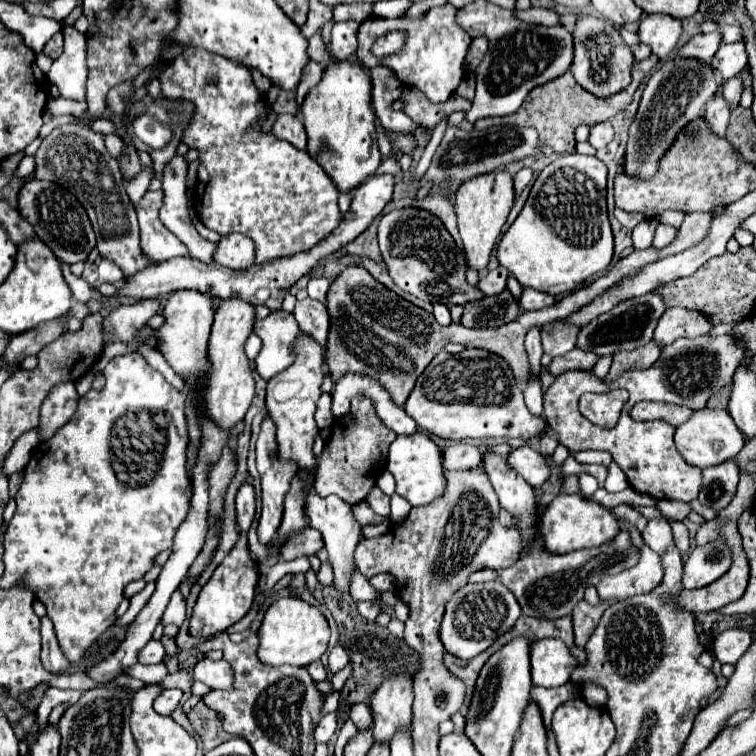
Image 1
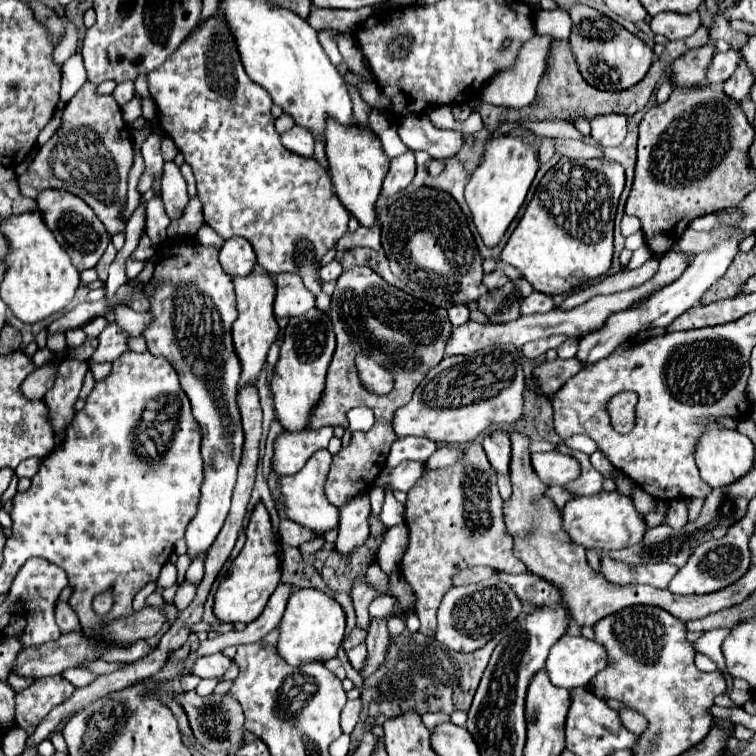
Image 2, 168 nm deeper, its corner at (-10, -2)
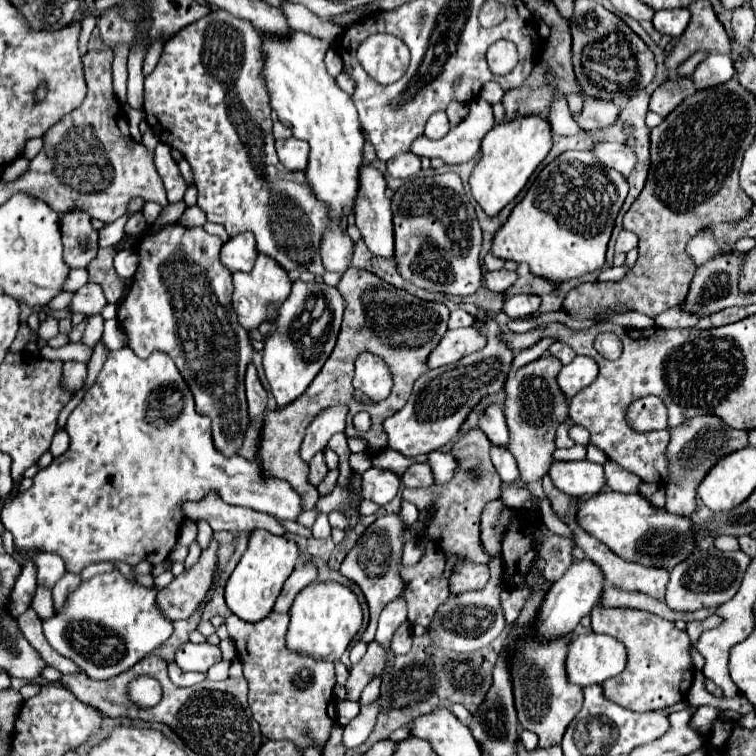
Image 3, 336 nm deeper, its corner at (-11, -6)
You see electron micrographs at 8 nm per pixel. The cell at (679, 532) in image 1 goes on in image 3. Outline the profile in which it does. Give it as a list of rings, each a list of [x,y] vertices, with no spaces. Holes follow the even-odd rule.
[[[711,415],[691,417],[691,421],[685,421],[683,425],[677,425],[675,429],[671,429],[671,441],[667,445],[667,459],[671,461],[671,469],[669,469],[671,485],[665,487],[667,489],[665,509],[669,513],[689,517],[695,511],[697,487],[703,481],[703,477],[709,473],[709,469],[725,455],[739,451],[747,445],[749,445],[747,431],[731,429],[731,427],[723,425],[723,421],[719,421],[719,417],[711,417]]]

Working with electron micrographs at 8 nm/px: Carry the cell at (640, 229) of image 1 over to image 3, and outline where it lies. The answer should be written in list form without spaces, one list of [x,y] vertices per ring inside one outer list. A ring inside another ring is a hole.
[[[611,267],[611,269],[603,269],[599,273],[599,281],[619,281],[621,277],[625,277],[629,273],[627,267]]]

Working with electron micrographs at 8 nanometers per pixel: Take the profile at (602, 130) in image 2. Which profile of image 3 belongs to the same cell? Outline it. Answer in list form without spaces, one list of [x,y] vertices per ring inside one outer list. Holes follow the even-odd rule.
[[[585,97],[583,109],[573,115],[577,125],[585,131],[597,131],[597,129],[607,129],[613,125],[613,121],[619,115],[619,107],[613,101],[603,101],[603,99],[593,99]]]

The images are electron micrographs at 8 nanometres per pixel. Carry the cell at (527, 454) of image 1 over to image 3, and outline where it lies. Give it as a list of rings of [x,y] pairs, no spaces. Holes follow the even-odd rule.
[[[587,459],[583,461],[555,461],[549,469],[549,475],[553,479],[553,485],[575,497],[589,497],[595,493],[601,493],[607,489],[603,465],[591,463]]]

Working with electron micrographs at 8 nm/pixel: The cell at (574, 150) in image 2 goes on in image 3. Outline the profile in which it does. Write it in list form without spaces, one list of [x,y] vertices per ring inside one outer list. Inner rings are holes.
[[[601,143],[595,147],[595,155],[605,167],[615,167],[623,177],[629,177],[637,165],[637,155],[623,143]]]

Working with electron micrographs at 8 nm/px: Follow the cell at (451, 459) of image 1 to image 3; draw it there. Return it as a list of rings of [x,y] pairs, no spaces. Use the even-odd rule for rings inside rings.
[[[415,463],[411,465],[403,475],[401,475],[401,483],[405,487],[431,487],[433,483],[433,473],[431,467],[427,463]]]

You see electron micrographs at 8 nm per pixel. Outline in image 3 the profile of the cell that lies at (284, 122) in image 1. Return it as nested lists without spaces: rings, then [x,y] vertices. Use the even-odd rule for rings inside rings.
[[[295,137],[289,139],[279,139],[275,141],[275,149],[279,155],[279,161],[289,169],[289,171],[303,171],[307,167],[307,157],[309,157],[309,145],[305,141],[299,141]]]

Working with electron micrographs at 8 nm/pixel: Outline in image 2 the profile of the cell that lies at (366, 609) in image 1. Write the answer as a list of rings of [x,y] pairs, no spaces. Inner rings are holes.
[[[372,617],[368,637],[366,637],[368,661],[362,671],[362,677],[368,677],[370,673],[374,673],[380,667],[380,663],[384,661],[384,653],[386,653],[388,643],[390,643],[390,635],[386,629],[386,621],[374,621],[374,617]]]

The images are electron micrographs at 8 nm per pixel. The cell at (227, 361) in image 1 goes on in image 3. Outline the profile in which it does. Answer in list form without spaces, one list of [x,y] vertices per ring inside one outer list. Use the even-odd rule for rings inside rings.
[[[263,253],[257,255],[255,267],[249,273],[233,273],[233,309],[239,317],[239,323],[249,331],[249,329],[257,329],[261,323],[269,323],[273,319],[273,307],[277,307],[289,293],[291,293],[291,279],[287,275],[285,269],[281,269],[281,265],[275,259],[267,259]]]

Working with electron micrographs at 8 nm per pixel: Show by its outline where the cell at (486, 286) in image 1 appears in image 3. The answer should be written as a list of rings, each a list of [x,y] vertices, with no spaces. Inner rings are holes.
[[[507,269],[489,271],[489,273],[485,275],[485,281],[487,281],[487,287],[489,287],[491,291],[505,293],[505,291],[517,281],[517,271],[507,271]]]

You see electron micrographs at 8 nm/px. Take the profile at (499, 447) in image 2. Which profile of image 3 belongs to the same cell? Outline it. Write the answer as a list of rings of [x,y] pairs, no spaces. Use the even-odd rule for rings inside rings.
[[[489,405],[479,415],[479,427],[485,431],[485,435],[491,439],[493,445],[507,447],[507,443],[509,443],[509,431],[507,431],[503,409],[499,405]]]

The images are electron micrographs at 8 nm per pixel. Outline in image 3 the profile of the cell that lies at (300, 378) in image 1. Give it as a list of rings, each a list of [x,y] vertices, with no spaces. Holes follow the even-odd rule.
[[[301,279],[293,283],[291,295],[277,307],[277,315],[273,319],[275,331],[267,333],[263,341],[263,369],[279,409],[303,395],[315,375],[321,371],[335,347],[343,311],[345,301],[337,287]]]

